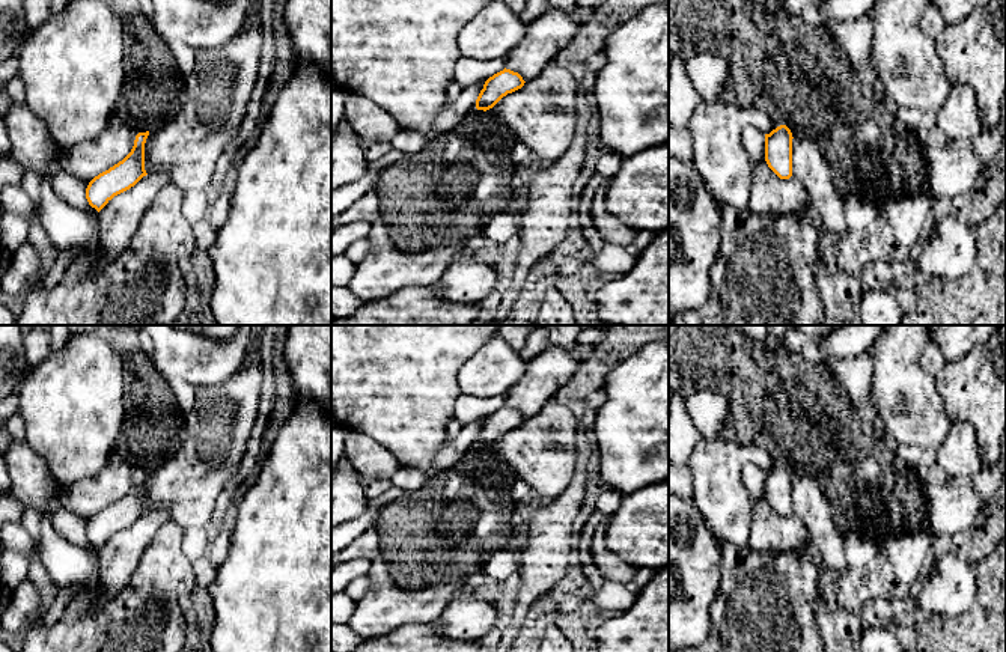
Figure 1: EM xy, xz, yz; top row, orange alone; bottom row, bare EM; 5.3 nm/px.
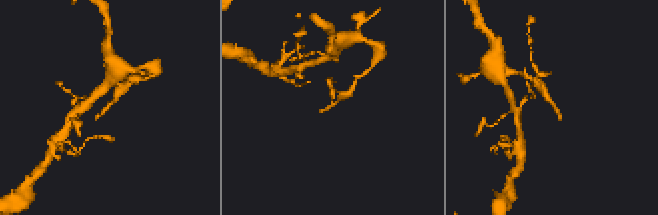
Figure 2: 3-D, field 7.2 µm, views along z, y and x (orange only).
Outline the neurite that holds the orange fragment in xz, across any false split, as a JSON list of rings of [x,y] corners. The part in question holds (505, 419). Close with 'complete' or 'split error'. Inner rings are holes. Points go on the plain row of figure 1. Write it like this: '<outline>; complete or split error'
[[[505,405],[485,419],[476,437],[476,446],[483,449],[492,446],[503,434],[521,426],[524,420],[518,410]]]; complete

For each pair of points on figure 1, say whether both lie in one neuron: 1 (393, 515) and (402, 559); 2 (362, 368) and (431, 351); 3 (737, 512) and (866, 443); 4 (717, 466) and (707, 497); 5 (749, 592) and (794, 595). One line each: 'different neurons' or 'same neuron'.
1: same neuron
2: same neuron
3: different neurons
4: same neuron
5: same neuron

